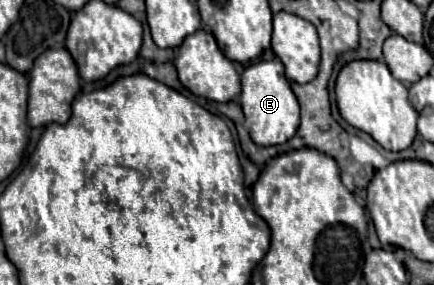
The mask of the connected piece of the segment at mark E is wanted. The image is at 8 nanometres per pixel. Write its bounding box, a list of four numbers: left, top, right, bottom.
[241,60,299,146]

